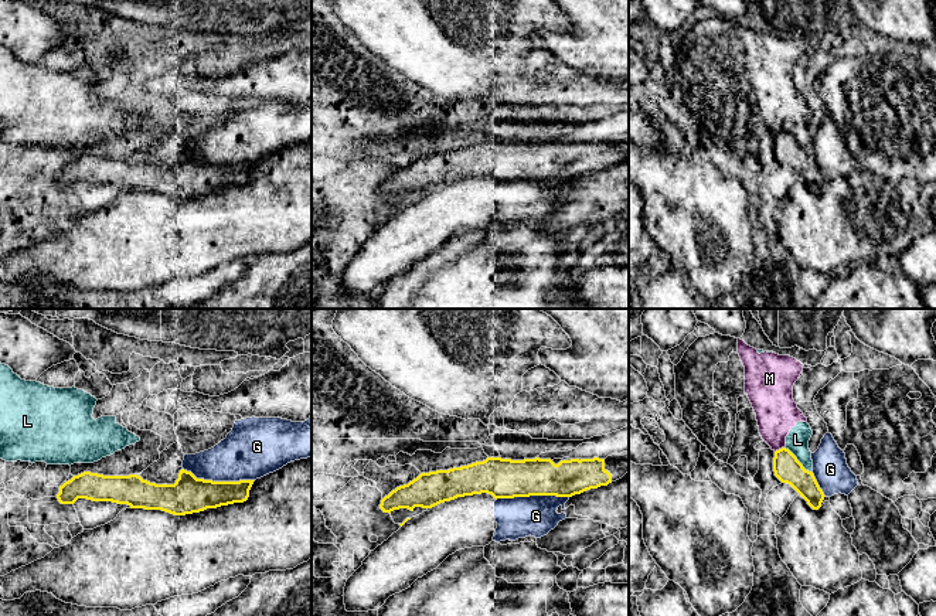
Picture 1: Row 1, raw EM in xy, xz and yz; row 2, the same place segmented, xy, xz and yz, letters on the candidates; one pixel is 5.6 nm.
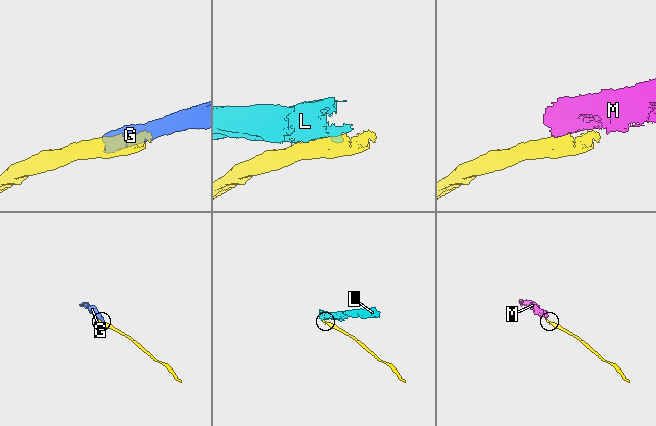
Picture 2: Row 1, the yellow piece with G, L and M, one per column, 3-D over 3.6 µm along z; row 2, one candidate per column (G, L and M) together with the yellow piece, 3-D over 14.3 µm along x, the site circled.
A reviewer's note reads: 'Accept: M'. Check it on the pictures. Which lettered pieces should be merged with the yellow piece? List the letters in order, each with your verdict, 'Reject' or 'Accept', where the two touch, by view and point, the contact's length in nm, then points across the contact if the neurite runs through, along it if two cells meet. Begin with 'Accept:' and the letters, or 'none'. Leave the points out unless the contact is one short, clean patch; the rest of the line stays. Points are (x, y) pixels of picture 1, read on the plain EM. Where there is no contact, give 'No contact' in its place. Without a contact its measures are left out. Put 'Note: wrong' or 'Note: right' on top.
Note: wrong
Accept: none
G: Reject. Touches yellow at xz (531, 177). Shared border 420 nm
L: Reject. Touches yellow at yz (797, 143). Shared border 220 nm
M: Reject. Touches yellow at yz (779, 132). Shared border 70 nm. Boundary: yz (785, 129), (775, 135)

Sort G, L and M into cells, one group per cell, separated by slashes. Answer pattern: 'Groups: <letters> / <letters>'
Groups: G / L M

